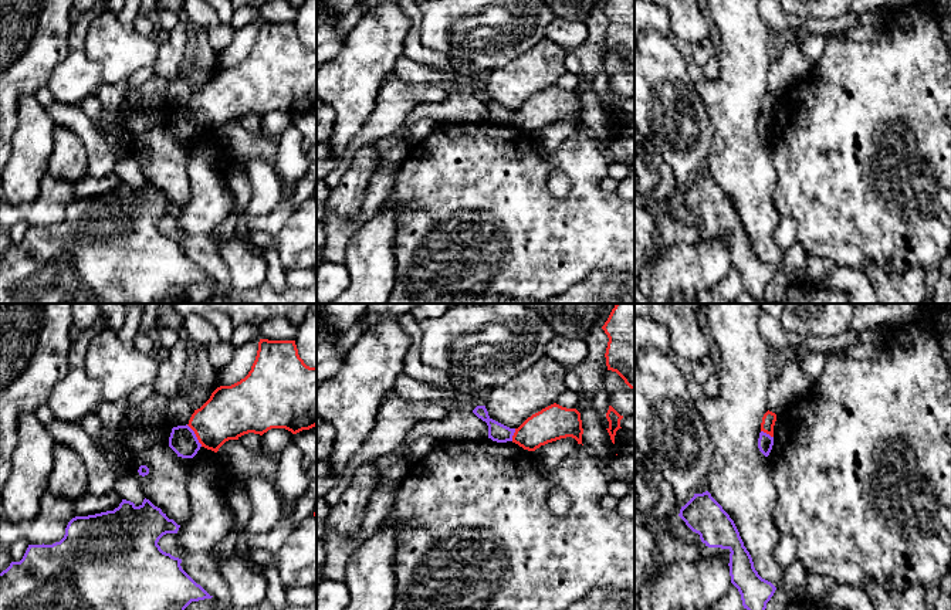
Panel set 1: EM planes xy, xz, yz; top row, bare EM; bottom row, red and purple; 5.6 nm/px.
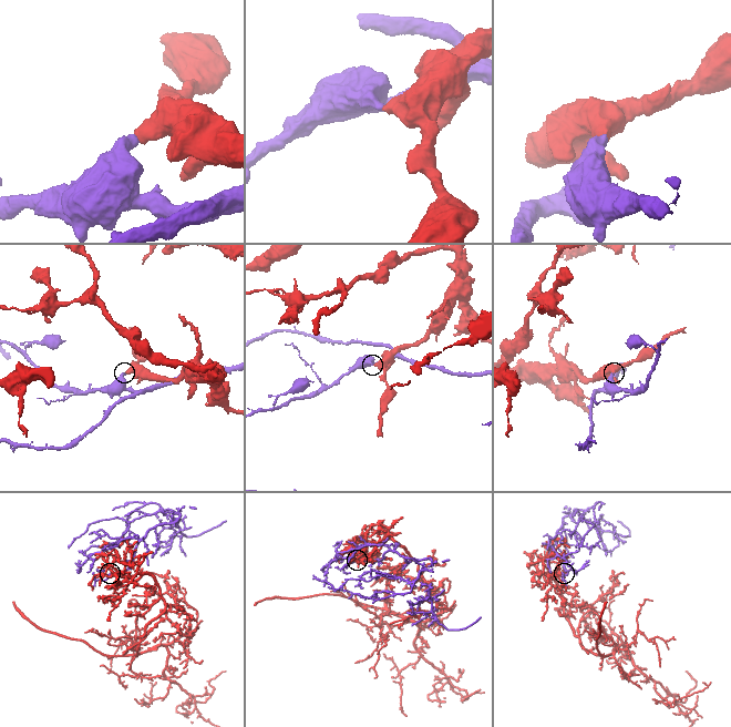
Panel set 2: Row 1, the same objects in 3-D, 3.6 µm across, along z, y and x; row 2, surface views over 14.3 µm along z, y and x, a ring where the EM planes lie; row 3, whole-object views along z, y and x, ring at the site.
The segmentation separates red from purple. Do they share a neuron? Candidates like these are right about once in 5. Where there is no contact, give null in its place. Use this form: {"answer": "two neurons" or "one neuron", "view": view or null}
{"answer": "two neurons", "view": "xy"}

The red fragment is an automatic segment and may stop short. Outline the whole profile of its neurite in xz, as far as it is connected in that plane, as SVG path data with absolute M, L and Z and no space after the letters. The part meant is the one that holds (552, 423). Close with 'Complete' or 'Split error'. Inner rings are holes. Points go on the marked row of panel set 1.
M556 403L528 417L512 436L512 443L524 450L535 451L548 443L572 437L582 444L582 420L576 409Z. Complete

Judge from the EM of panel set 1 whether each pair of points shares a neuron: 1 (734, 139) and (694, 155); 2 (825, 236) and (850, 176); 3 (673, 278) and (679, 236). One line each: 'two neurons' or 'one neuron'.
1: two neurons
2: one neuron
3: two neurons

